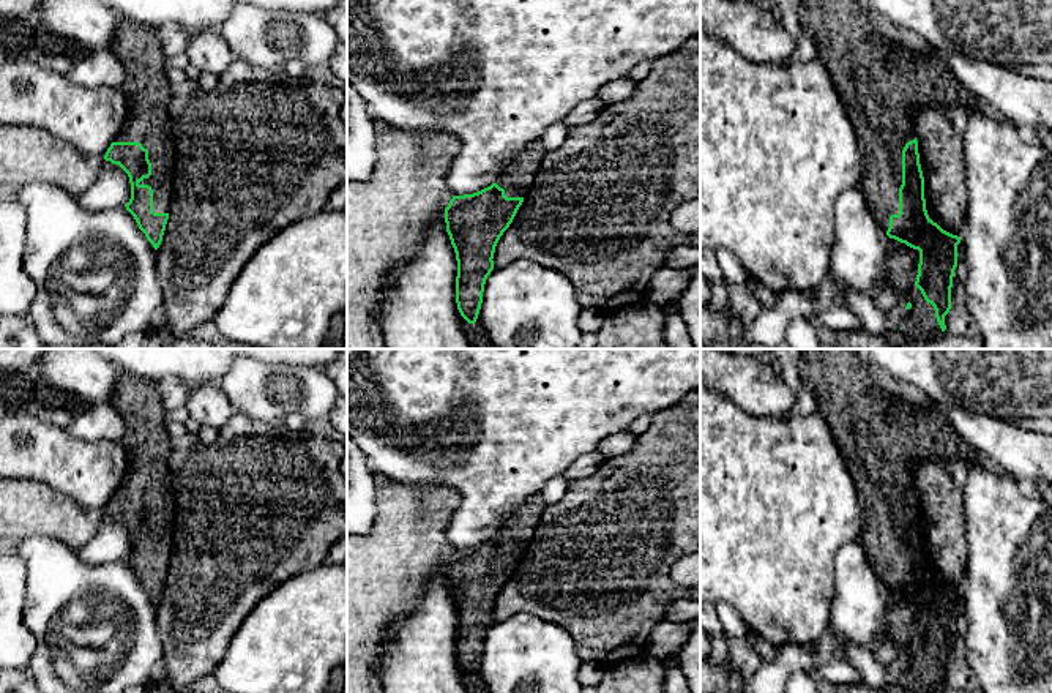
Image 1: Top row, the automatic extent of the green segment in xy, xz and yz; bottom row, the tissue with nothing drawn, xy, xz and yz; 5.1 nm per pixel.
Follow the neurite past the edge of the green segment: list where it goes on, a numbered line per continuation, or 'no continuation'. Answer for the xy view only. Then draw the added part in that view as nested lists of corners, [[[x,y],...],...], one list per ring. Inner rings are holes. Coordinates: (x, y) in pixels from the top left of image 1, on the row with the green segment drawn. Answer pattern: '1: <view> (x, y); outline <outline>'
1: xy (147, 90); outline [[[120,17],[110,51],[125,68],[121,92],[128,114],[114,142],[140,142],[148,150],[151,175],[139,182],[153,189],[153,212],[169,213],[175,142],[172,137],[170,82],[156,28]]]

